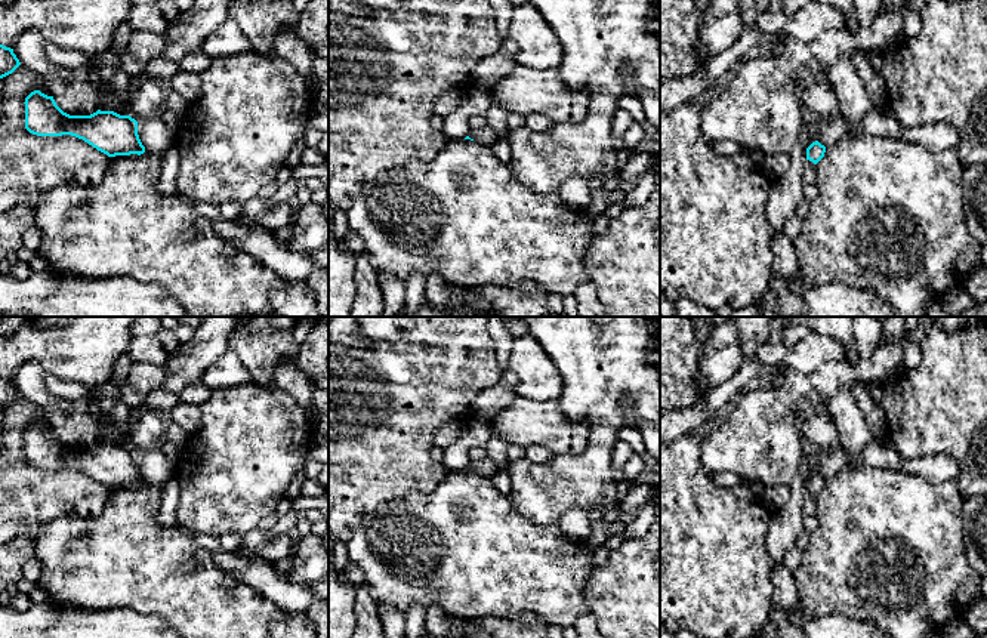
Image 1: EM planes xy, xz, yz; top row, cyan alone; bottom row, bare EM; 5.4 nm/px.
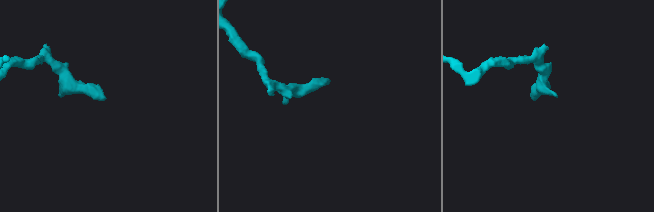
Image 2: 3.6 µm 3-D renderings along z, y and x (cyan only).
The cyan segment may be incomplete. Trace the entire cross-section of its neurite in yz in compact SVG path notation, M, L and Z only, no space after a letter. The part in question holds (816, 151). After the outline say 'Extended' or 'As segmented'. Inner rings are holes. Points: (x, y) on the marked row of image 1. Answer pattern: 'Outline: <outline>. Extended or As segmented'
Outline: M818 141L806 148L806 161L804 163L802 184L809 185L815 182L815 164L824 157L826 147Z. Extended

